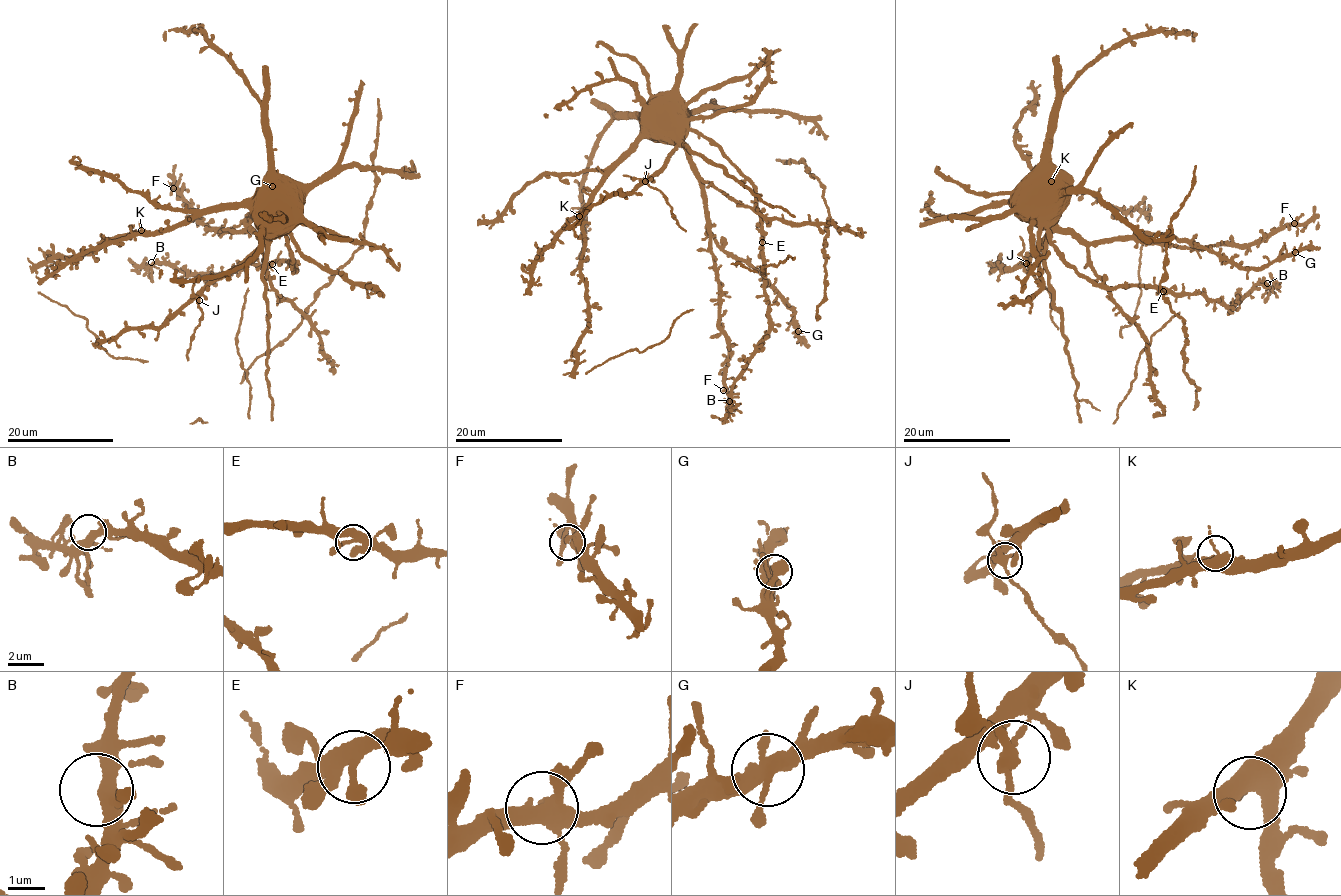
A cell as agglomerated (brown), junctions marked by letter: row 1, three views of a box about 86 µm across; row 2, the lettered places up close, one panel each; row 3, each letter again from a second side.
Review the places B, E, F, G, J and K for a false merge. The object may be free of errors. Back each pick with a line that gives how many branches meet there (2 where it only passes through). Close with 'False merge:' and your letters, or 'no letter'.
False merge: no letter

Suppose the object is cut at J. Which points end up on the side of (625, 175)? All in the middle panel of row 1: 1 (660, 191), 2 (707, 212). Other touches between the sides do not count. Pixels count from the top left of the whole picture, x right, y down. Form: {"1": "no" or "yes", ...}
{"1": "yes", "2": "no"}

